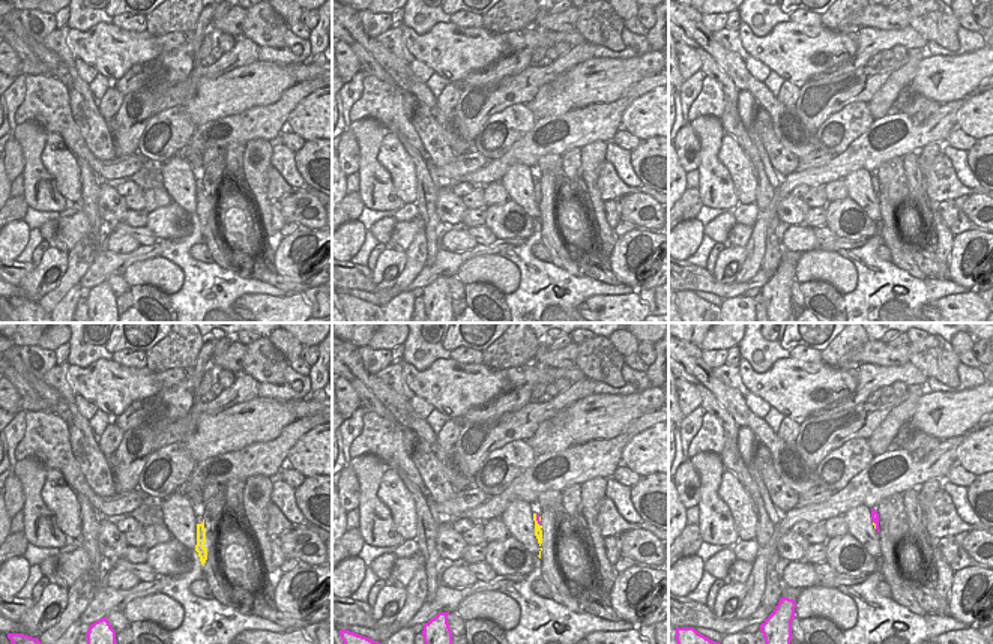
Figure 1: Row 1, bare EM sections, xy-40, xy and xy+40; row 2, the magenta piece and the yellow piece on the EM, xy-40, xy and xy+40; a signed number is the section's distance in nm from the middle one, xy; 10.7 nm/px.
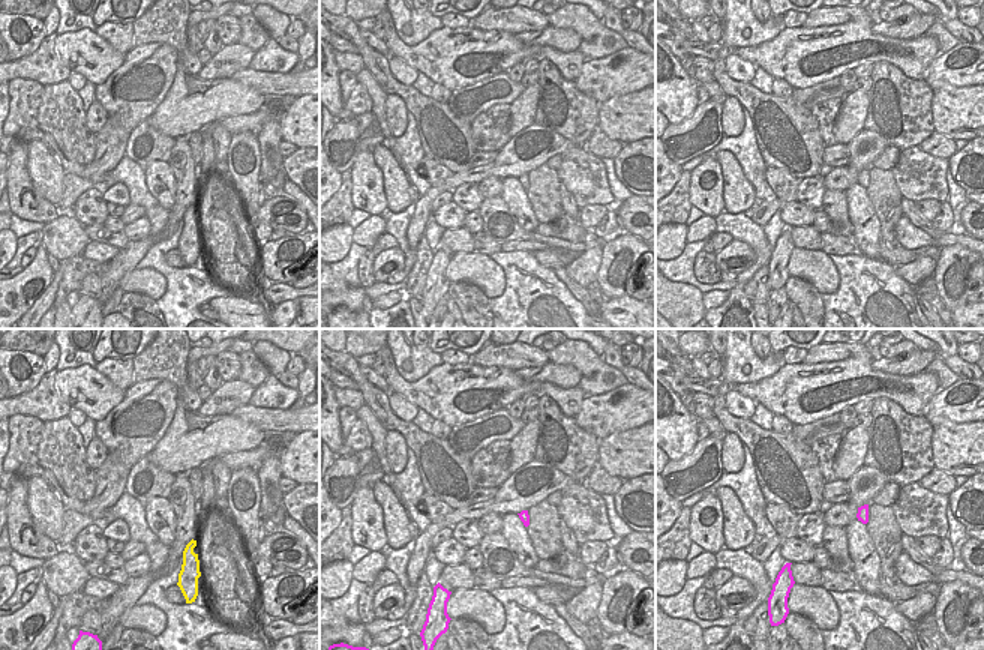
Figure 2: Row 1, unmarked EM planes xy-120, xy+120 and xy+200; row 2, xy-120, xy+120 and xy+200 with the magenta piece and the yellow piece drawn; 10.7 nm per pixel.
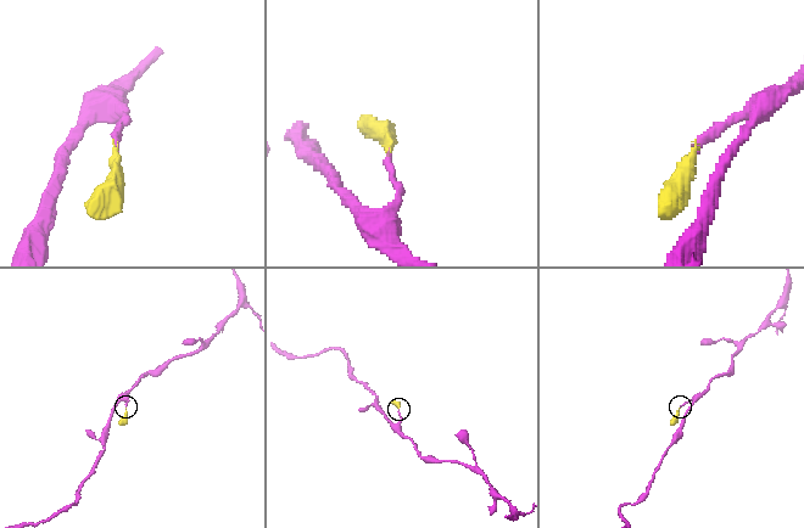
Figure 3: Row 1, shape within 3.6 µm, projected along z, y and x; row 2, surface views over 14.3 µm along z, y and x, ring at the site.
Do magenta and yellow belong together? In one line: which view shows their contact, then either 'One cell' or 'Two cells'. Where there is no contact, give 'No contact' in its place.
Touches magenta in xy. One cell.

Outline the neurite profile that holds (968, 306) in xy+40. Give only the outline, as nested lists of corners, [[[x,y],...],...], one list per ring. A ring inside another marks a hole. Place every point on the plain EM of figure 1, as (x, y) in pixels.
[[[975,290],[949,294],[928,305],[934,308],[946,323],[985,323],[990,315],[990,309]]]

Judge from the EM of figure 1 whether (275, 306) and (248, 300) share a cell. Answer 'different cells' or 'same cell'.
same cell

